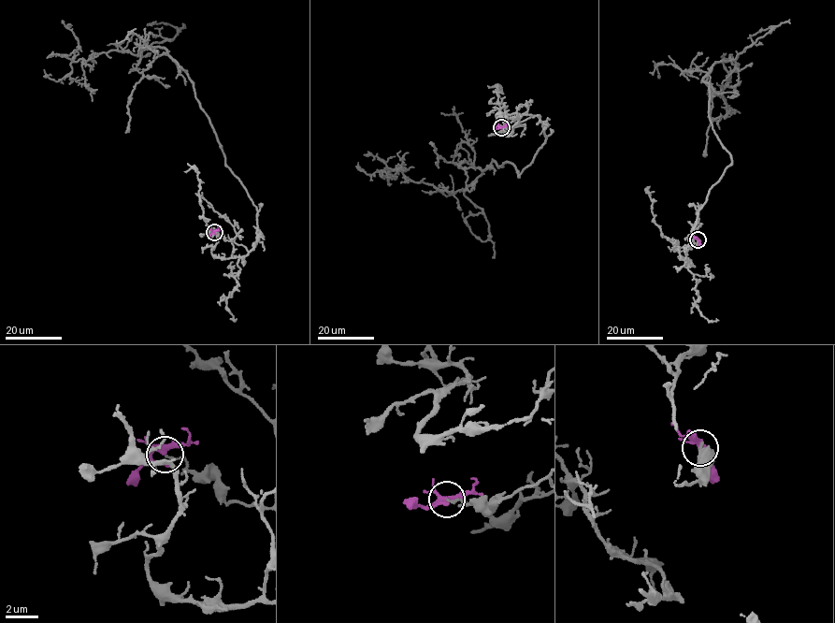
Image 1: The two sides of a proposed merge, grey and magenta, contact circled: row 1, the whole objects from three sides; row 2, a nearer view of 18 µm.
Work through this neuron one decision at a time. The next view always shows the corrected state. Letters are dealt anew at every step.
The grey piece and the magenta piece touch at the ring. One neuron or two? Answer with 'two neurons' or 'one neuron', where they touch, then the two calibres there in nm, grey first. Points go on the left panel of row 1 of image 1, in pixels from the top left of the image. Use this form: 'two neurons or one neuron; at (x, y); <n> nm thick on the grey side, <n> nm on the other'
two neurons; at (214, 232); 140 nm thick on the grey side, 280 nm on the other

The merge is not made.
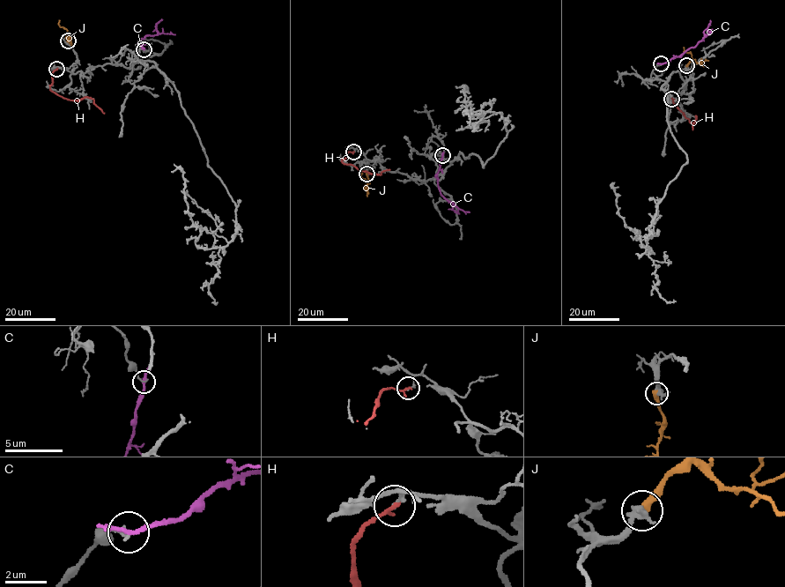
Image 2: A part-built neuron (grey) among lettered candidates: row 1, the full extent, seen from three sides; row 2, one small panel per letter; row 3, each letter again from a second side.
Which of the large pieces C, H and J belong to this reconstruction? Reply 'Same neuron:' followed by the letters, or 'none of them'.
Same neuron: J

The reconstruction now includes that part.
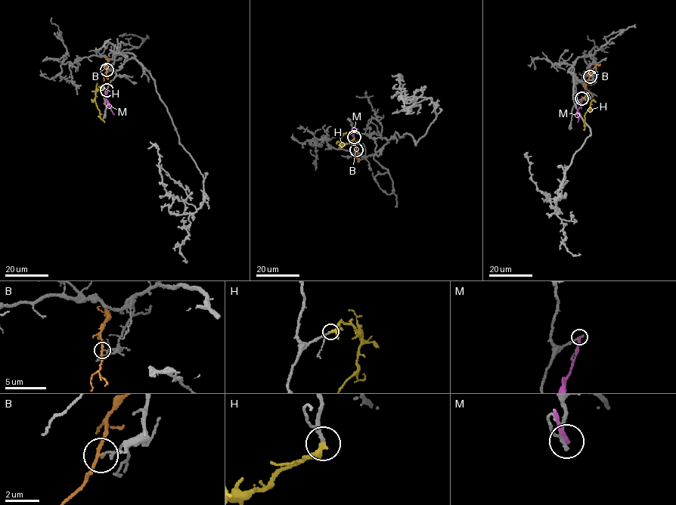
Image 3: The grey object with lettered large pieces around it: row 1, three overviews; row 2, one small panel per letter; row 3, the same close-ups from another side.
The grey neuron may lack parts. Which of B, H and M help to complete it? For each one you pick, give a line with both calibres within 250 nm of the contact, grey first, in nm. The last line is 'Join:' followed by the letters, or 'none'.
H: calibres 140 and 260 nm
Join: H

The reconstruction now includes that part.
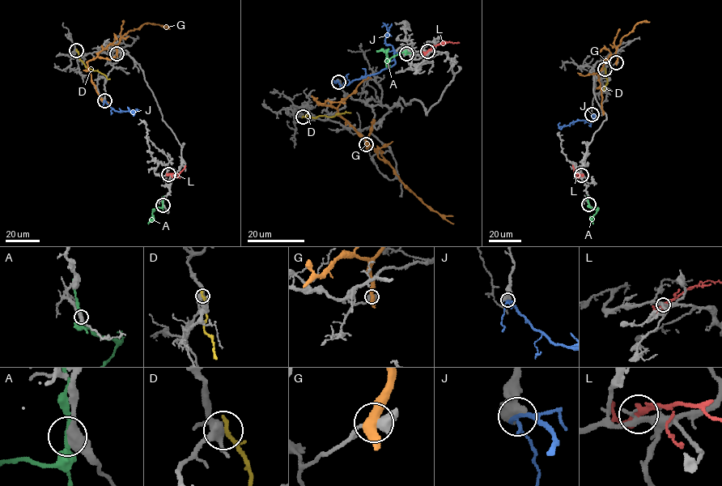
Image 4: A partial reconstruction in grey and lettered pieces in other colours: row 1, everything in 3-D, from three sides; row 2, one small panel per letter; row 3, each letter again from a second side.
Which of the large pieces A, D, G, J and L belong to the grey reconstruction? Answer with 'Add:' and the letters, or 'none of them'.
Add: none of them

